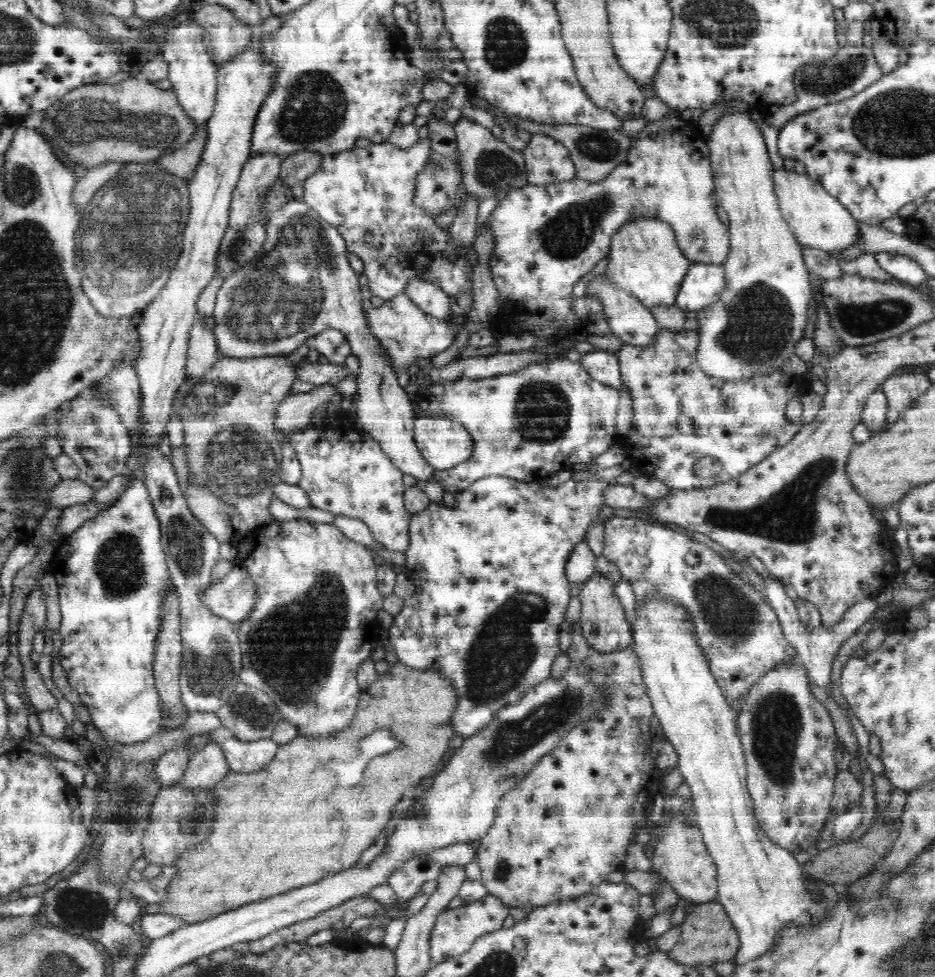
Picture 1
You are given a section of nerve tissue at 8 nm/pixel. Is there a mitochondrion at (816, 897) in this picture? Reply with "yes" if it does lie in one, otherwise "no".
yes

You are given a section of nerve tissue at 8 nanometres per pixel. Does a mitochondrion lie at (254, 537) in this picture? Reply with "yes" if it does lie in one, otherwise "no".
no

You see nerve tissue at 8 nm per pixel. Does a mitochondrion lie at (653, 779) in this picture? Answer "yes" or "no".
no

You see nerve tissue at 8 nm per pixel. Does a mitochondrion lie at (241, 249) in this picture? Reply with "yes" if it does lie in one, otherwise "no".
yes

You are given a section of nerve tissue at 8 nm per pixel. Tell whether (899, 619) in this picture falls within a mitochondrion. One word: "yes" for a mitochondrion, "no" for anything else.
no

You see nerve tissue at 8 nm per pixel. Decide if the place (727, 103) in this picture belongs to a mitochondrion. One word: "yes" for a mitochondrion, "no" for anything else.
no

